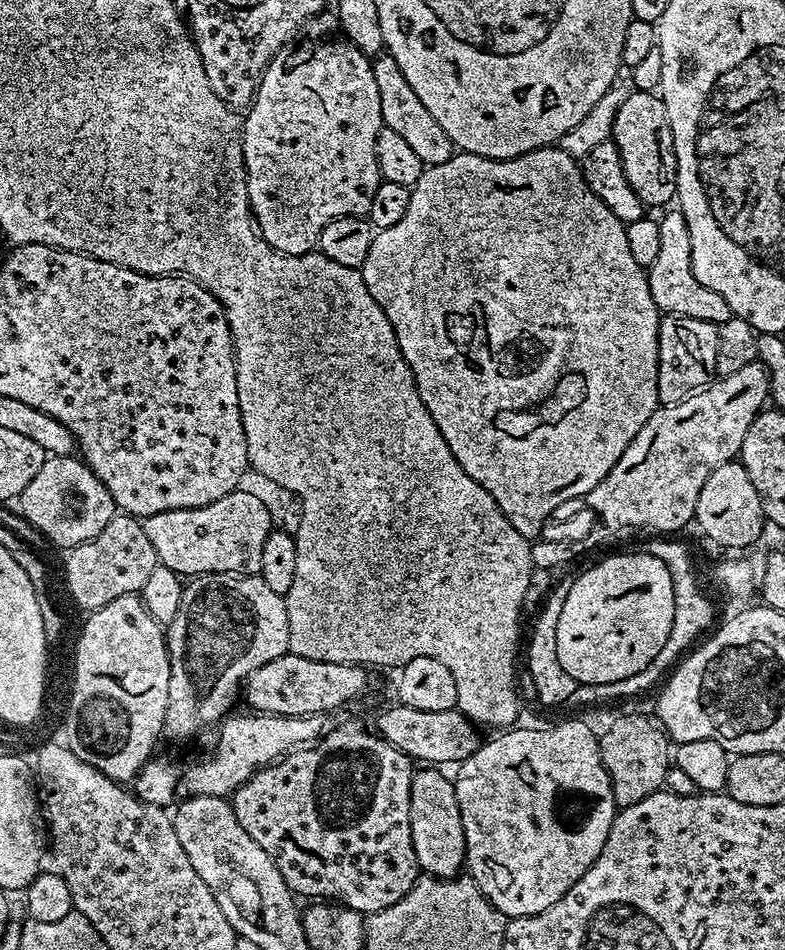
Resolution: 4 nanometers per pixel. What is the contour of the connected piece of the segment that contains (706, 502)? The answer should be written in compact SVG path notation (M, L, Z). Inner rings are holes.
M723 464L706 478L706 486L702 486L702 494L698 494L694 520L714 543L724 548L748 548L763 534L766 521L760 495L754 490L754 482L750 482L750 474L746 474L743 464Z

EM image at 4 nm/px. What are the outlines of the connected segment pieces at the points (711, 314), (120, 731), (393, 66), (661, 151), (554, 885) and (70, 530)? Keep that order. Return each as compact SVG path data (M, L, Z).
M679 210L668 211L672 212L659 217L658 258L654 261L654 266L647 269L650 294L661 313L698 318L719 326L732 317L730 306L726 306L726 298L722 298L722 294L714 294L714 290L710 290L710 286L702 286L702 282L698 282L698 278L694 278L690 230L686 226L686 218Z
M136 594L114 598L114 602L106 602L106 606L89 611L87 616L76 644L76 681L68 700L63 739L82 762L94 766L103 776L126 784L135 781L142 765L153 759L156 743L162 740L170 694L168 637Z
M380 54L375 57L372 69L374 70L374 80L378 82L378 94L382 98L382 118L384 127L402 134L406 142L418 153L418 158L426 166L441 164L449 160L454 155L454 145L452 139L438 126L438 118L422 106L422 98L414 94L414 86L406 82L406 74L398 66L398 62L393 56Z
M629 91L613 123L611 139L620 148L628 181L645 205L673 203L676 195L674 134L670 130L670 118L666 118L666 106L659 94Z
M564 720L561 724L552 724L549 728L520 728L512 726L507 730L496 734L493 740L485 739L481 743L480 749L470 758L461 760L455 769L454 783L456 785L456 797L458 798L458 810L462 814L462 826L464 827L464 837L466 838L466 868L470 873L470 878L480 888L480 893L488 899L493 908L505 918L513 916L533 916L558 902L582 874L598 858L602 846L606 846L610 826L614 822L618 805L614 798L614 790L610 782L610 774L602 762L600 753L600 738L597 729L592 729L584 720Z
M48 456L42 470L30 478L30 486L22 490L18 498L20 512L41 532L49 536L64 550L71 550L77 544L93 540L117 515L118 509L114 498L110 498L110 490L98 482L98 478L90 471L83 459L71 456Z

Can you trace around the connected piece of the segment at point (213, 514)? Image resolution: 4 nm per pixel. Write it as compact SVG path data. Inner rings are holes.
M237 490L226 494L226 498L218 498L218 502L210 506L190 510L166 510L162 514L143 517L146 538L150 538L150 546L154 546L157 561L177 572L182 578L204 576L207 572L259 573L262 546L266 546L266 538L274 530L274 512L272 514L264 505L262 497L244 491Z

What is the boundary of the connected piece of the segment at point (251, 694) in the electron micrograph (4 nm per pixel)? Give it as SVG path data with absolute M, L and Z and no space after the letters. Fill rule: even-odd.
M286 655L256 668L242 685L249 709L270 716L318 716L356 700L368 688L367 667L359 664L318 662L314 658Z

